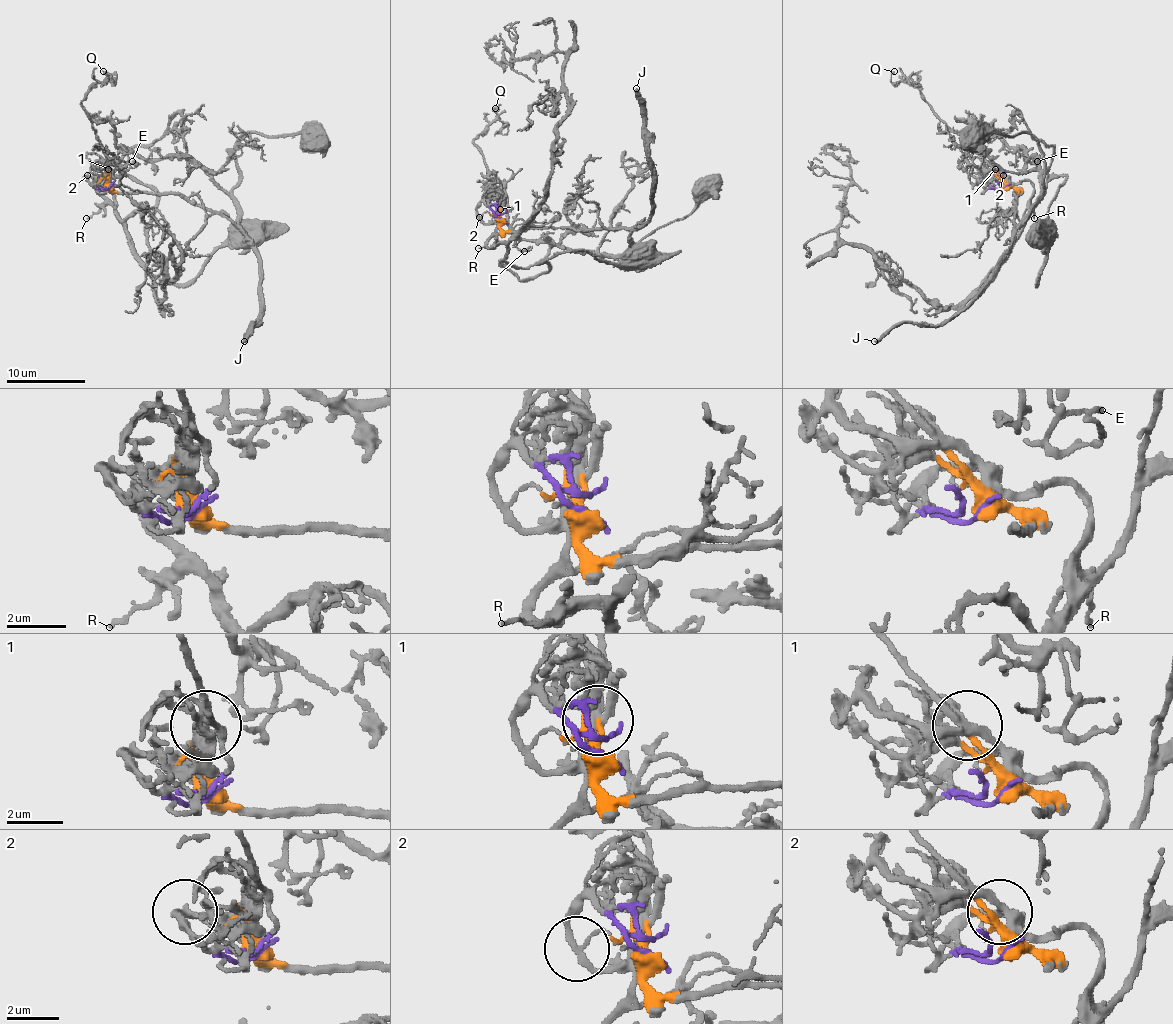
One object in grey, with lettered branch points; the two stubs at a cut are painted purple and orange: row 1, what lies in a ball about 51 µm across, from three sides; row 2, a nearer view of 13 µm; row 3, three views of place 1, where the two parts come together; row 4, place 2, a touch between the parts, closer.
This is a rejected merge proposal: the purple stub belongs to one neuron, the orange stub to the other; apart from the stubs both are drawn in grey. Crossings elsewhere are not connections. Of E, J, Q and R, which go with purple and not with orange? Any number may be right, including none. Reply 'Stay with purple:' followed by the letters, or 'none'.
Stay with purple: R

